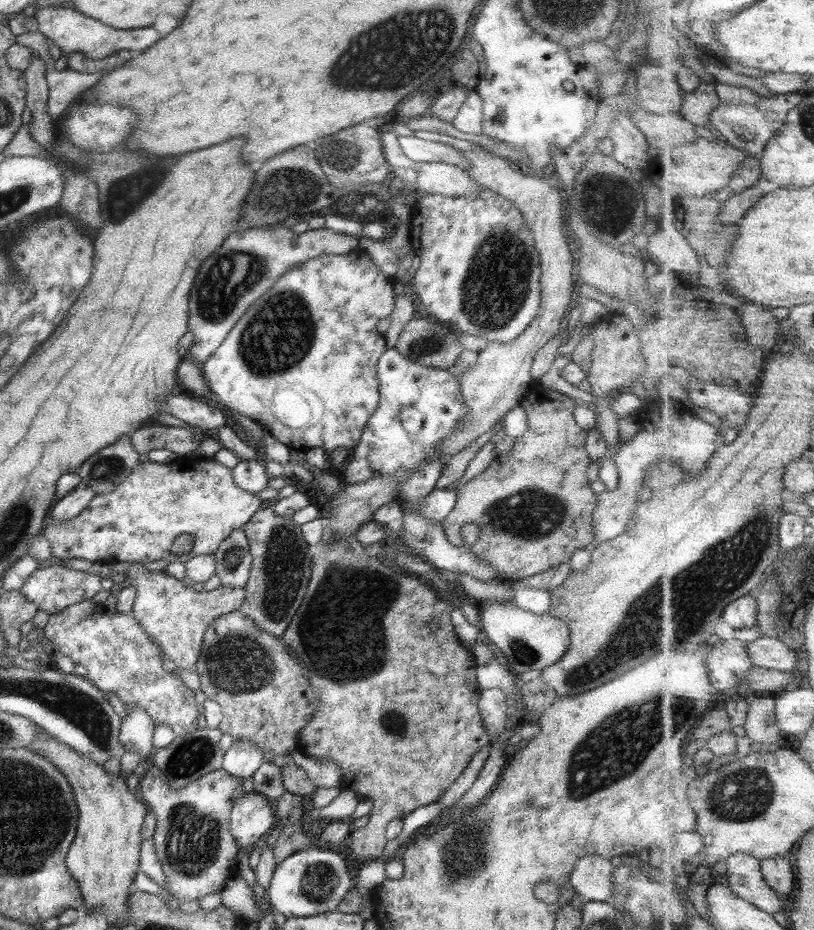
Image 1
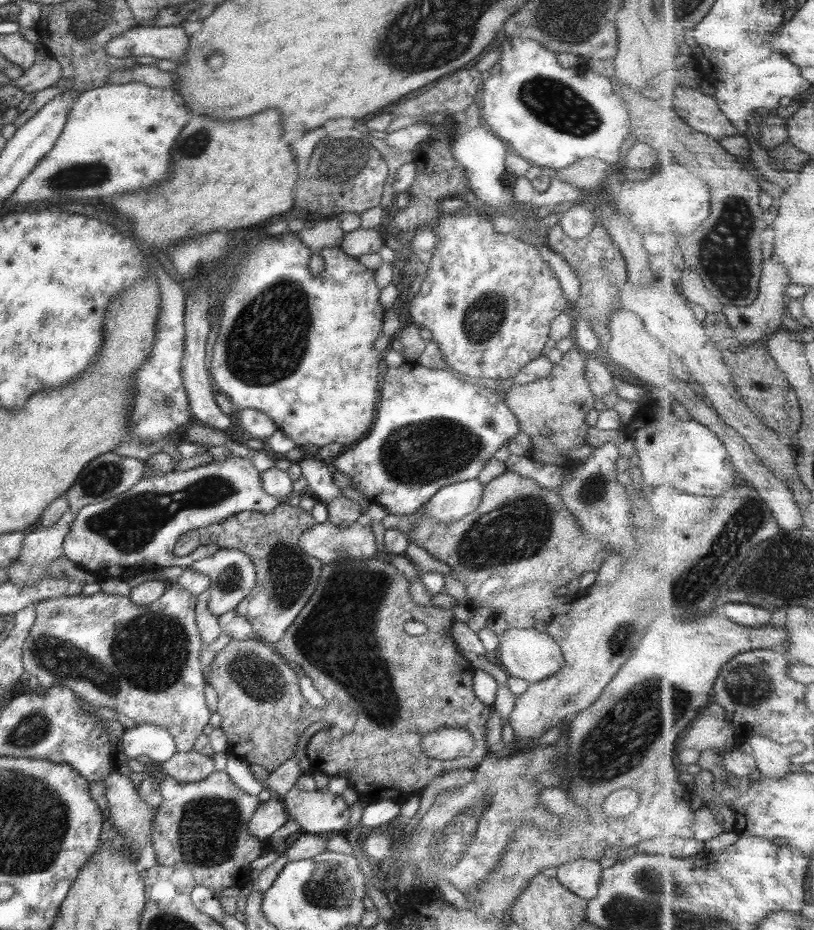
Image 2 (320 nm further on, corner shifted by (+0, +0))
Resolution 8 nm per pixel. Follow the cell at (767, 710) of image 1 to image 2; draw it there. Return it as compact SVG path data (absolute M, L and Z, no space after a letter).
M750 734L746 740L754 750L761 776L785 778L792 773L792 757L787 747L761 735Z

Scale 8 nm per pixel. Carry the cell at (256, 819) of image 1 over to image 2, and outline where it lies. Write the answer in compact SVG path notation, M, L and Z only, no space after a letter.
M271 796L266 802L261 802L247 823L250 836L266 843L278 828L288 819L282 801Z

